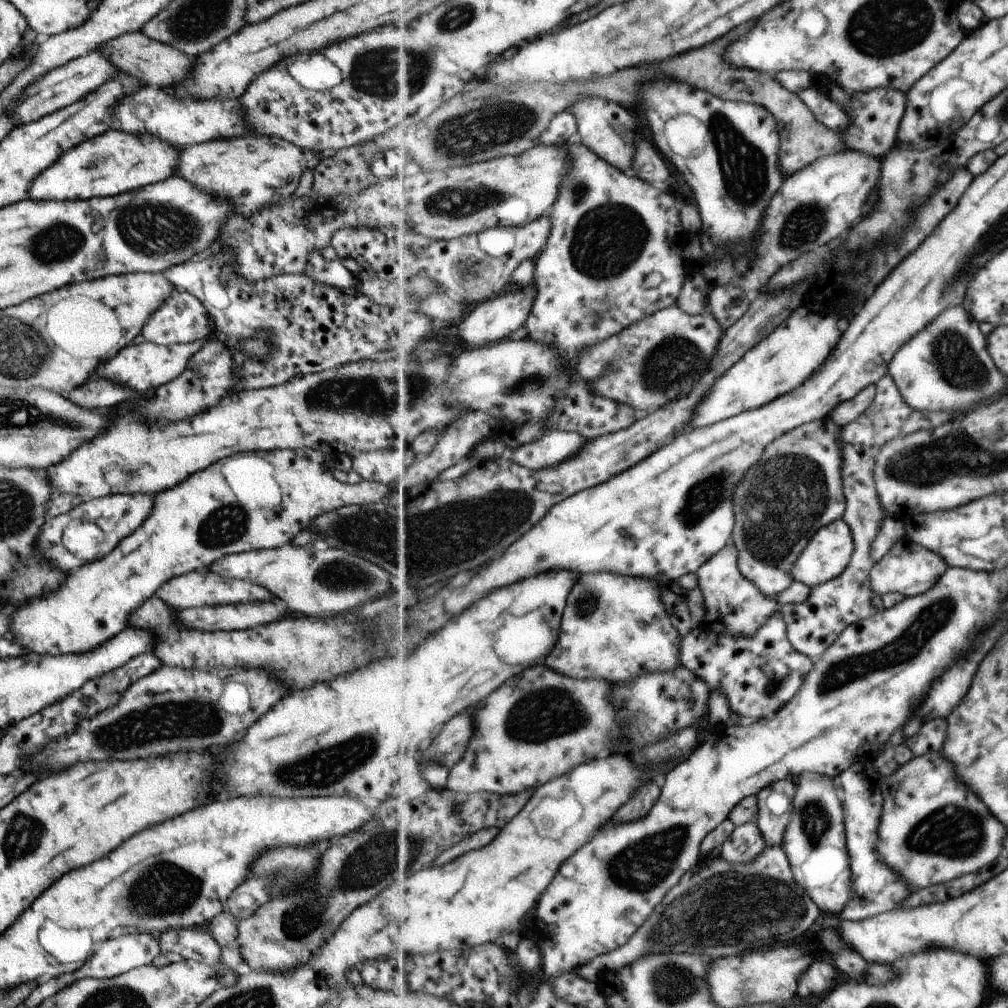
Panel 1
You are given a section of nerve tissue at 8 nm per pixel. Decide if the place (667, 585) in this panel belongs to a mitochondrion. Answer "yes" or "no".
no

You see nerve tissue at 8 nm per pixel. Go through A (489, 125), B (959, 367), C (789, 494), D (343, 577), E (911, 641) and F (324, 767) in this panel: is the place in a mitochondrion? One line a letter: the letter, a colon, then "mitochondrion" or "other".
A: mitochondrion
B: mitochondrion
C: mitochondrion
D: mitochondrion
E: mitochondrion
F: mitochondrion

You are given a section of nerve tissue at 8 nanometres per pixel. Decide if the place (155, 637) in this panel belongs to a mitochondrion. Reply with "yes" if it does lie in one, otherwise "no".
no

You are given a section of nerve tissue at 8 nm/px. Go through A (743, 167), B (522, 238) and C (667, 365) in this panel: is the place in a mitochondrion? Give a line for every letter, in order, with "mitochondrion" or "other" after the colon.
A: mitochondrion
B: other
C: mitochondrion

